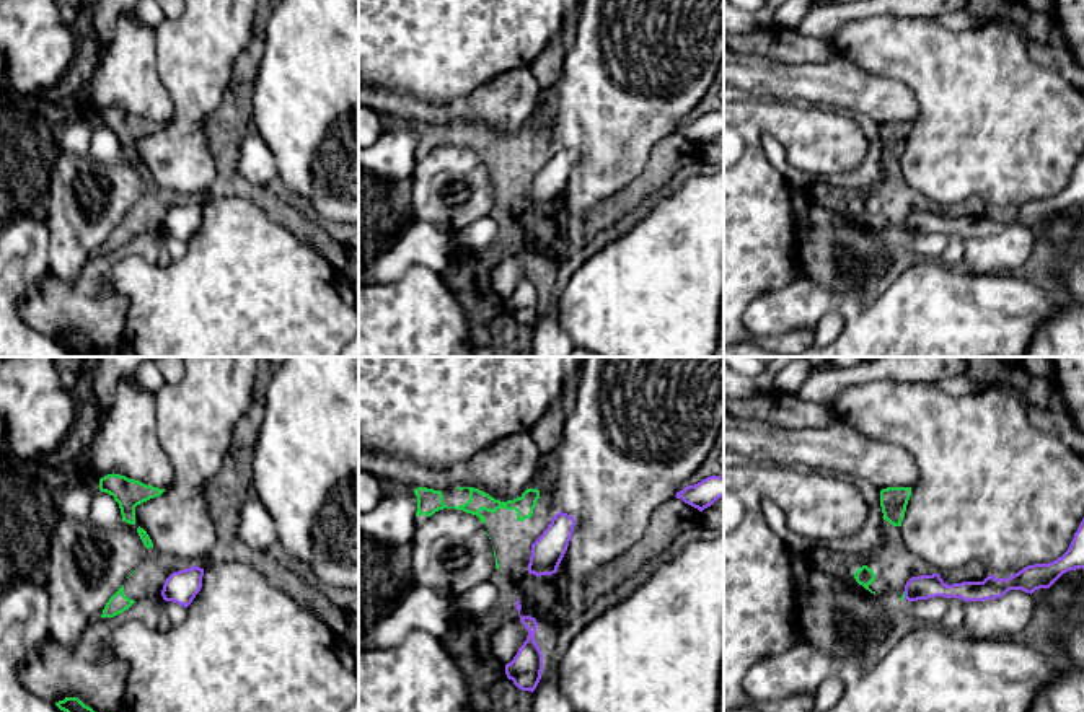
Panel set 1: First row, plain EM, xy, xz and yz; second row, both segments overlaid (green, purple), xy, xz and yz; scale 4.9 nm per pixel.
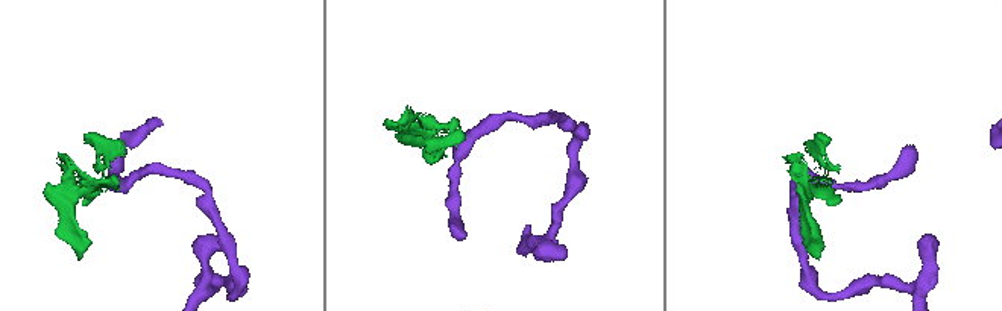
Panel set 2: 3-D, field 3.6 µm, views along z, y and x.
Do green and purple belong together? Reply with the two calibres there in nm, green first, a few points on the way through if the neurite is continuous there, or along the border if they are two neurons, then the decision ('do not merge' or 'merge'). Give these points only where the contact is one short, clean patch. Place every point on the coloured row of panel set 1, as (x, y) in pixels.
20 nm thick on the green side, 120 nm on the other; border along yz (903, 592), (905, 598); do not merge

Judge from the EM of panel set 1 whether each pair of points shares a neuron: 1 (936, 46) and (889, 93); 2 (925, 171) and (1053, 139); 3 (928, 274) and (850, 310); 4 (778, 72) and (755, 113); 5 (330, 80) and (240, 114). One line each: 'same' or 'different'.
1: different
2: same
3: same
4: different
5: different

